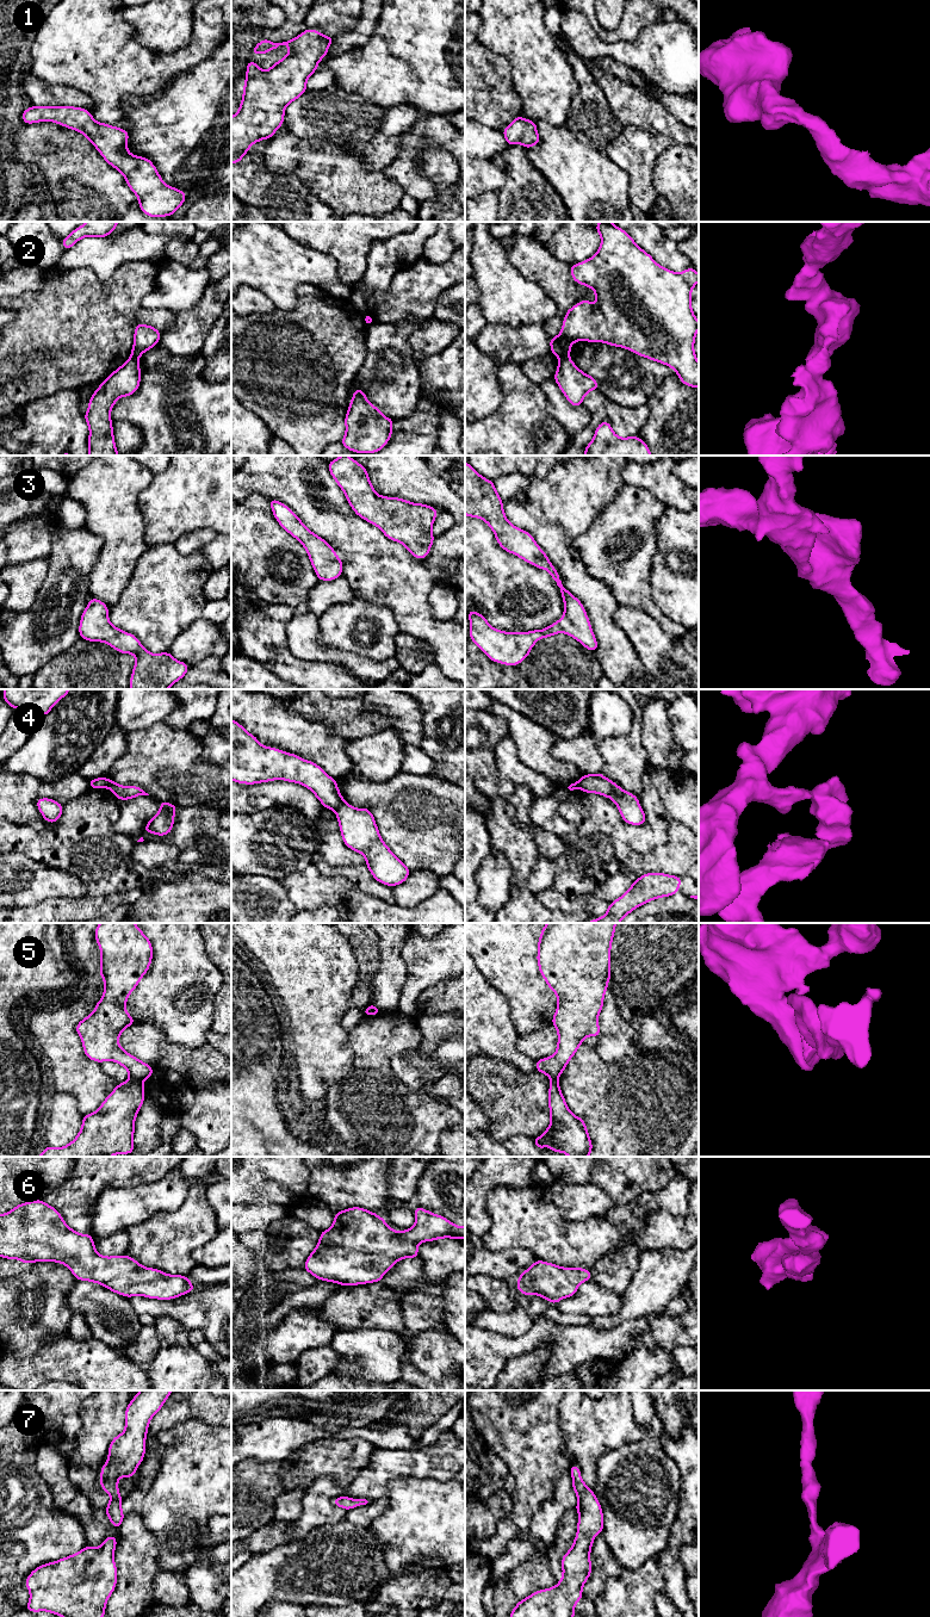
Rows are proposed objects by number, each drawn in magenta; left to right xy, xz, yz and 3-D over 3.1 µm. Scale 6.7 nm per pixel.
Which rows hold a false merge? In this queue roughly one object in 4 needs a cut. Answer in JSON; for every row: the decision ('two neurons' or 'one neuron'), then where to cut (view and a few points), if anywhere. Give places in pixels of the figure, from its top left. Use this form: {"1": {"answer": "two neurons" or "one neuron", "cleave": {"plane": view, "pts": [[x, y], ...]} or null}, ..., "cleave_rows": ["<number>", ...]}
{"1": {"answer": "one neuron", "cleave": null}, "2": {"answer": "two neurons", "cleave": {"plane": "yz", "pts": [[566, 355], [559, 358]]}}, "3": {"answer": "one neuron", "cleave": null}, "4": {"answer": "two neurons", "cleave": {"plane": "xz", "pts": [[345, 801], [334, 810]]}}, "5": {"answer": "two neurons", "cleave": {"plane": "xy", "pts": [[130, 1077], [141, 1082]]}}, "6": {"answer": "one neuron", "cleave": null}, "7": {"answer": "one neuron", "cleave": null}, "cleave_rows": ["2", "4", "5"]}

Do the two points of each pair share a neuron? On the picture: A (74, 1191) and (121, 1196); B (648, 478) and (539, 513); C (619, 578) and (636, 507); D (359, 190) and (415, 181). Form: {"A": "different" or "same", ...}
{"A": "different", "B": "different", "C": "same", "D": "different"}

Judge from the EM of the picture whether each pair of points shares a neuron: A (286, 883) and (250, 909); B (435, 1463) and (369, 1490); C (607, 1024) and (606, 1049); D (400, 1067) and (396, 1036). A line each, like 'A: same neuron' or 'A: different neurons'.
A: different neurons
B: same neuron
C: same neuron
D: different neurons

